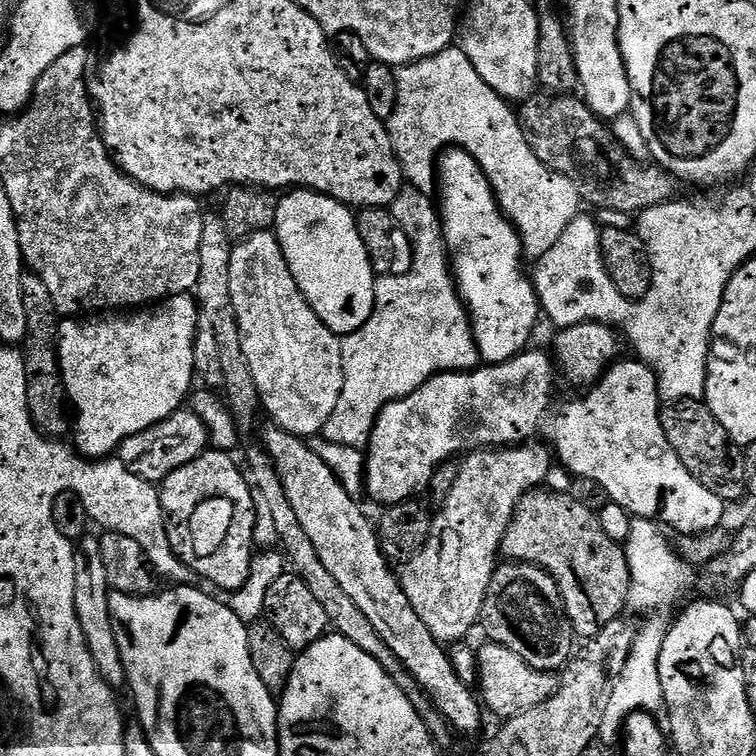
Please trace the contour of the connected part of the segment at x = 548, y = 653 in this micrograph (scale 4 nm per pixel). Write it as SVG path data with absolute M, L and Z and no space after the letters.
M504 562L497 567L480 615L480 624L491 643L514 650L522 662L536 670L559 673L574 655L574 633L562 594L552 575L533 564Z

